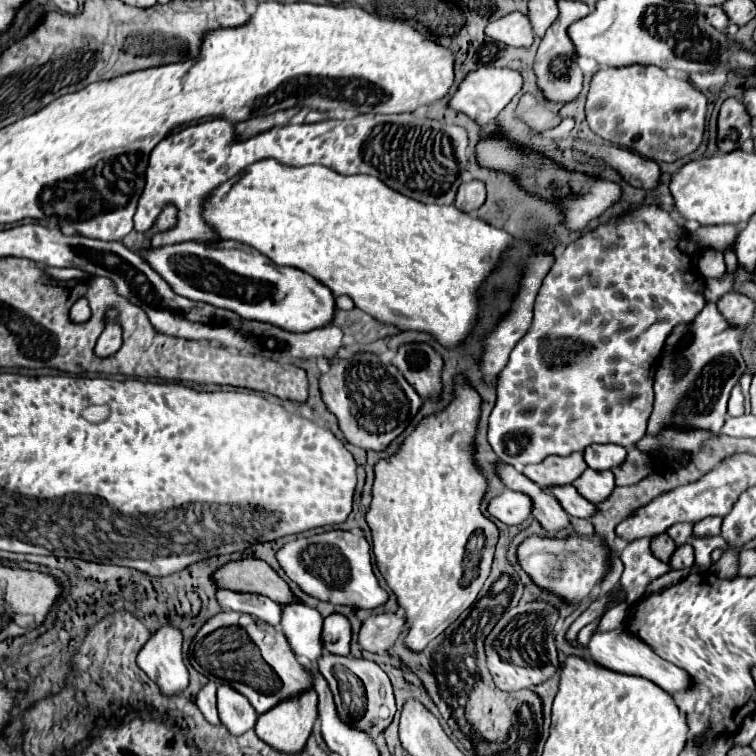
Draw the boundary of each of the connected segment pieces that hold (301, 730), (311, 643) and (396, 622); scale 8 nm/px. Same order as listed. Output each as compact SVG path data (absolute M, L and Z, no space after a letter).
M304 692L302 696L296 696L294 700L284 700L282 704L278 704L278 708L272 708L270 712L262 714L254 726L254 732L262 742L270 744L278 752L300 754L306 748L306 742L316 720L318 720L318 694Z
M306 604L284 606L282 630L290 640L290 646L298 654L300 660L310 660L318 666L318 660L324 656L324 640L322 640L322 622L324 616Z
M378 614L368 620L364 620L362 630L360 630L360 646L384 654L388 648L392 648L394 642L402 638L406 630L406 618L402 614Z

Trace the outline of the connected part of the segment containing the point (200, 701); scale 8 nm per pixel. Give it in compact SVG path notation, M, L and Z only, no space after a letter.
M208 682L208 684L204 684L204 688L198 692L198 698L196 698L196 706L200 708L200 712L204 714L204 718L210 722L210 724L214 724L214 726L218 726L220 724L220 720L218 720L218 708L216 708L216 682Z

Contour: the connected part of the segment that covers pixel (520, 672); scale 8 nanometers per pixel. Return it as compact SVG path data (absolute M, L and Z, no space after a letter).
M494 654L492 658L494 660L488 660L488 668L494 676L496 686L500 690L506 690L506 692L514 692L514 690L522 690L522 688L534 688L534 686L542 684L544 680L548 680L552 674L556 674L556 670L560 670L560 664L554 664L554 672L528 670L528 668L508 670L510 664L506 664L504 660L498 660L498 654Z

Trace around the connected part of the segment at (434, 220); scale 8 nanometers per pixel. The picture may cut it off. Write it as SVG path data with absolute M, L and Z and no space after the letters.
M264 158L258 160L254 164L250 164L248 168L244 168L240 174L236 174L234 178L226 180L224 184L220 184L218 188L214 188L208 196L206 202L202 202L202 218L204 222L220 236L220 238L230 238L230 240L238 240L242 244L254 246L256 250L260 250L262 254L266 254L274 264L278 266L294 266L310 276L314 276L320 284L324 284L326 288L330 288L334 292L334 298L338 296L350 296L354 300L354 306L364 310L366 314L370 314L372 318L376 318L378 322L384 324L392 324L398 330L420 330L420 332L428 332L432 334L440 344L444 346L456 346L464 340L464 336L468 334L468 330L474 324L476 318L476 298L474 292L476 288L482 284L482 280L490 274L490 270L498 264L500 252L508 246L508 242L512 240L512 236L500 228L494 228L490 224L486 224L484 220L460 212L456 206L430 206L430 204L422 204L418 200L412 200L392 188L388 188L382 180L368 176L368 174L356 174L356 176L342 176L326 166L286 166L280 164L274 158Z

